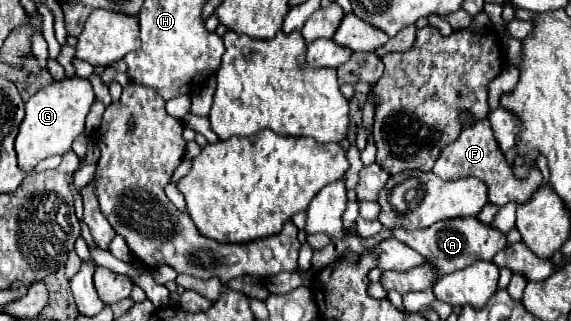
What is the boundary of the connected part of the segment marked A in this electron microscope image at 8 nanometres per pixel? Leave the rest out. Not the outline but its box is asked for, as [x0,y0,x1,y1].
[393,218,505,274]

